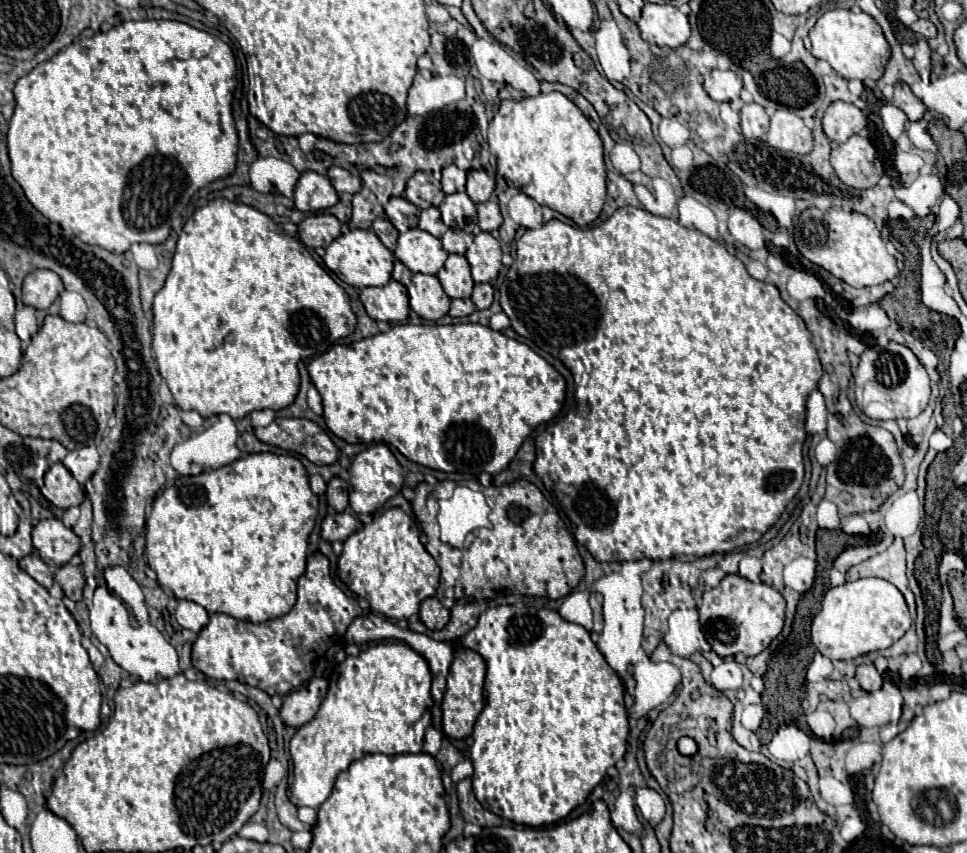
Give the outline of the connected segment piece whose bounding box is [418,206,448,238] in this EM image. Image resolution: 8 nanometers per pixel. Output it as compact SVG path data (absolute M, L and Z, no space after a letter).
M426 208L426 210L422 210L422 214L420 214L420 224L418 224L422 230L426 230L426 232L430 232L432 236L436 236L436 238L440 238L448 228L446 228L446 224L442 222L442 218L440 218L440 210L438 208Z

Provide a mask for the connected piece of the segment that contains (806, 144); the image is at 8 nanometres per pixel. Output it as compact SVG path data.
M778 108L770 118L766 140L780 152L808 154L812 150L812 130L790 108Z

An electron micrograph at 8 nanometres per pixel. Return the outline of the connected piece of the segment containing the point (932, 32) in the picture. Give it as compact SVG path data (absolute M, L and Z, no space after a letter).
M916 20L912 26L910 26L916 34L920 34L920 36L924 36L926 40L928 38L934 38L936 36L936 26L930 22L930 20Z

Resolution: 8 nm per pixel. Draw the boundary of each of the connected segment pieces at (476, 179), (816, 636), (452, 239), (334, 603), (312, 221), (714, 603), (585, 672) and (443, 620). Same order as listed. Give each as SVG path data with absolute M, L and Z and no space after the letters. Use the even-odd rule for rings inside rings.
M468 170L466 180L466 194L476 202L488 202L494 192L494 178L488 176L484 170Z
M860 578L830 588L822 600L822 612L811 625L811 641L830 660L852 660L868 652L892 646L910 628L910 612L902 592L880 578Z
M448 230L440 238L440 242L442 242L444 250L450 254L464 254L468 250L468 246L472 244L472 236L466 234L464 230Z
M314 552L308 556L308 566L306 572L298 580L298 602L294 608L280 618L252 624L246 620L236 620L228 614L212 614L210 622L202 628L198 634L194 646L192 646L192 666L204 672L210 678L224 678L224 680L240 680L244 684L262 688L262 690L272 690L274 694L286 694L290 690L300 688L312 678L312 664L314 664L314 654L312 648L322 646L322 638L342 638L350 626L350 622L362 616L362 608L358 606L356 598L346 596L332 580L330 576L330 562L324 554Z
M318 212L304 218L298 224L298 238L308 248L326 248L332 240L336 240L342 232L342 224L336 216L328 212Z
M728 574L716 588L704 592L698 612L702 632L720 658L734 656L738 652L754 656L766 650L768 644L782 632L786 602L778 590L764 582L750 582L738 574Z
M494 606L488 608L474 630L470 630L462 640L462 648L472 648L478 654L482 654L486 664L486 677L484 682L485 705L482 714L478 716L478 722L474 724L472 734L473 745L470 748L470 758L474 764L474 776L472 776L472 788L480 804L488 808L492 814L498 814L502 818L508 818L510 822L522 824L522 826L550 826L554 822L566 818L576 806L584 804L584 800L590 796L594 786L606 776L606 770L614 766L626 752L626 738L628 738L628 710L624 702L624 686L616 672L608 666L604 654L596 648L590 632L584 626L572 624L564 620L556 610L548 608L534 608L534 606Z
M428 598L420 604L420 620L430 630L442 630L450 620L450 612L436 598Z

